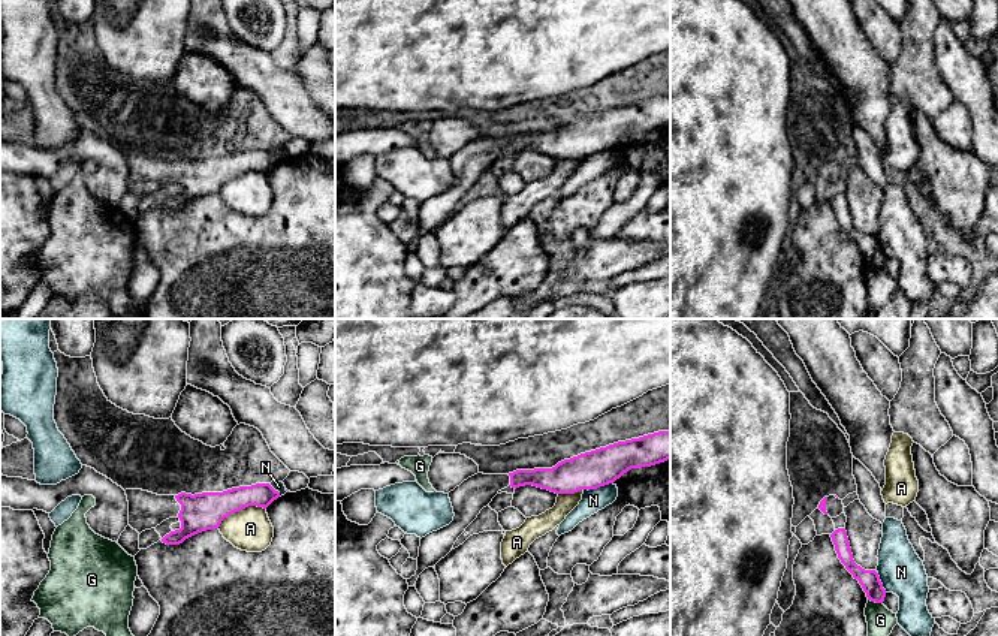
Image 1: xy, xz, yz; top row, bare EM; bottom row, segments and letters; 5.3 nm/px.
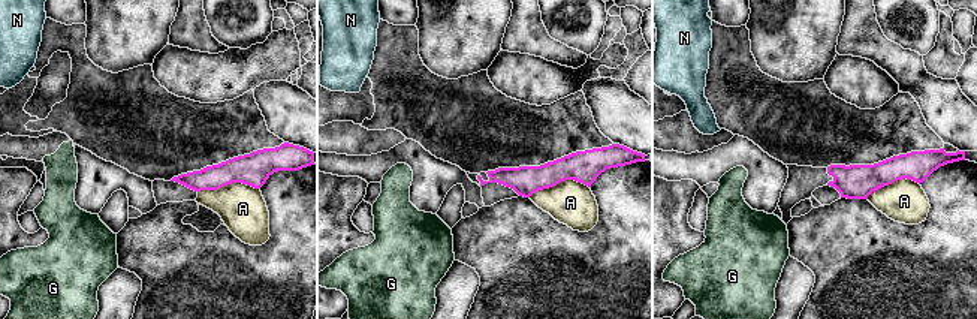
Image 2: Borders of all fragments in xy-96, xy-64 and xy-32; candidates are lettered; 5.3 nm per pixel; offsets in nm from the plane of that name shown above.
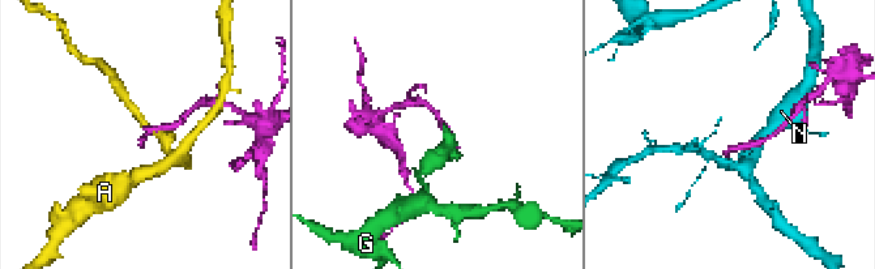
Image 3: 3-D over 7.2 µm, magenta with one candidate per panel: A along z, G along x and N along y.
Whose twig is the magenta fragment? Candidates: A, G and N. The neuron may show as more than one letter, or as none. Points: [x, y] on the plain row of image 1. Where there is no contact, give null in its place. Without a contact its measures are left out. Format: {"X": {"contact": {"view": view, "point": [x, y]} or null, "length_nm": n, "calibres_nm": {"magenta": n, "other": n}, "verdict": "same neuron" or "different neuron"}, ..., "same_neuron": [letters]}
{"A": {"contact": {"view": "xy", "point": [240, 174]}, "length_nm": 280, "calibres_nm": {"magenta": 200, "other": 220}, "verdict": "different neuron"}, "G": {"contact": {"view": "yz", "point": [876, 267]}, "length_nm": 80, "calibres_nm": {"magenta": 110, "other": 150}, "verdict": "different neuron"}, "N": {"contact": {"view": "xz", "point": [597, 151]}, "length_nm": 170, "calibres_nm": {"magenta": 200, "other": 120}, "verdict": "different neuron"}, "same_neuron": []}

